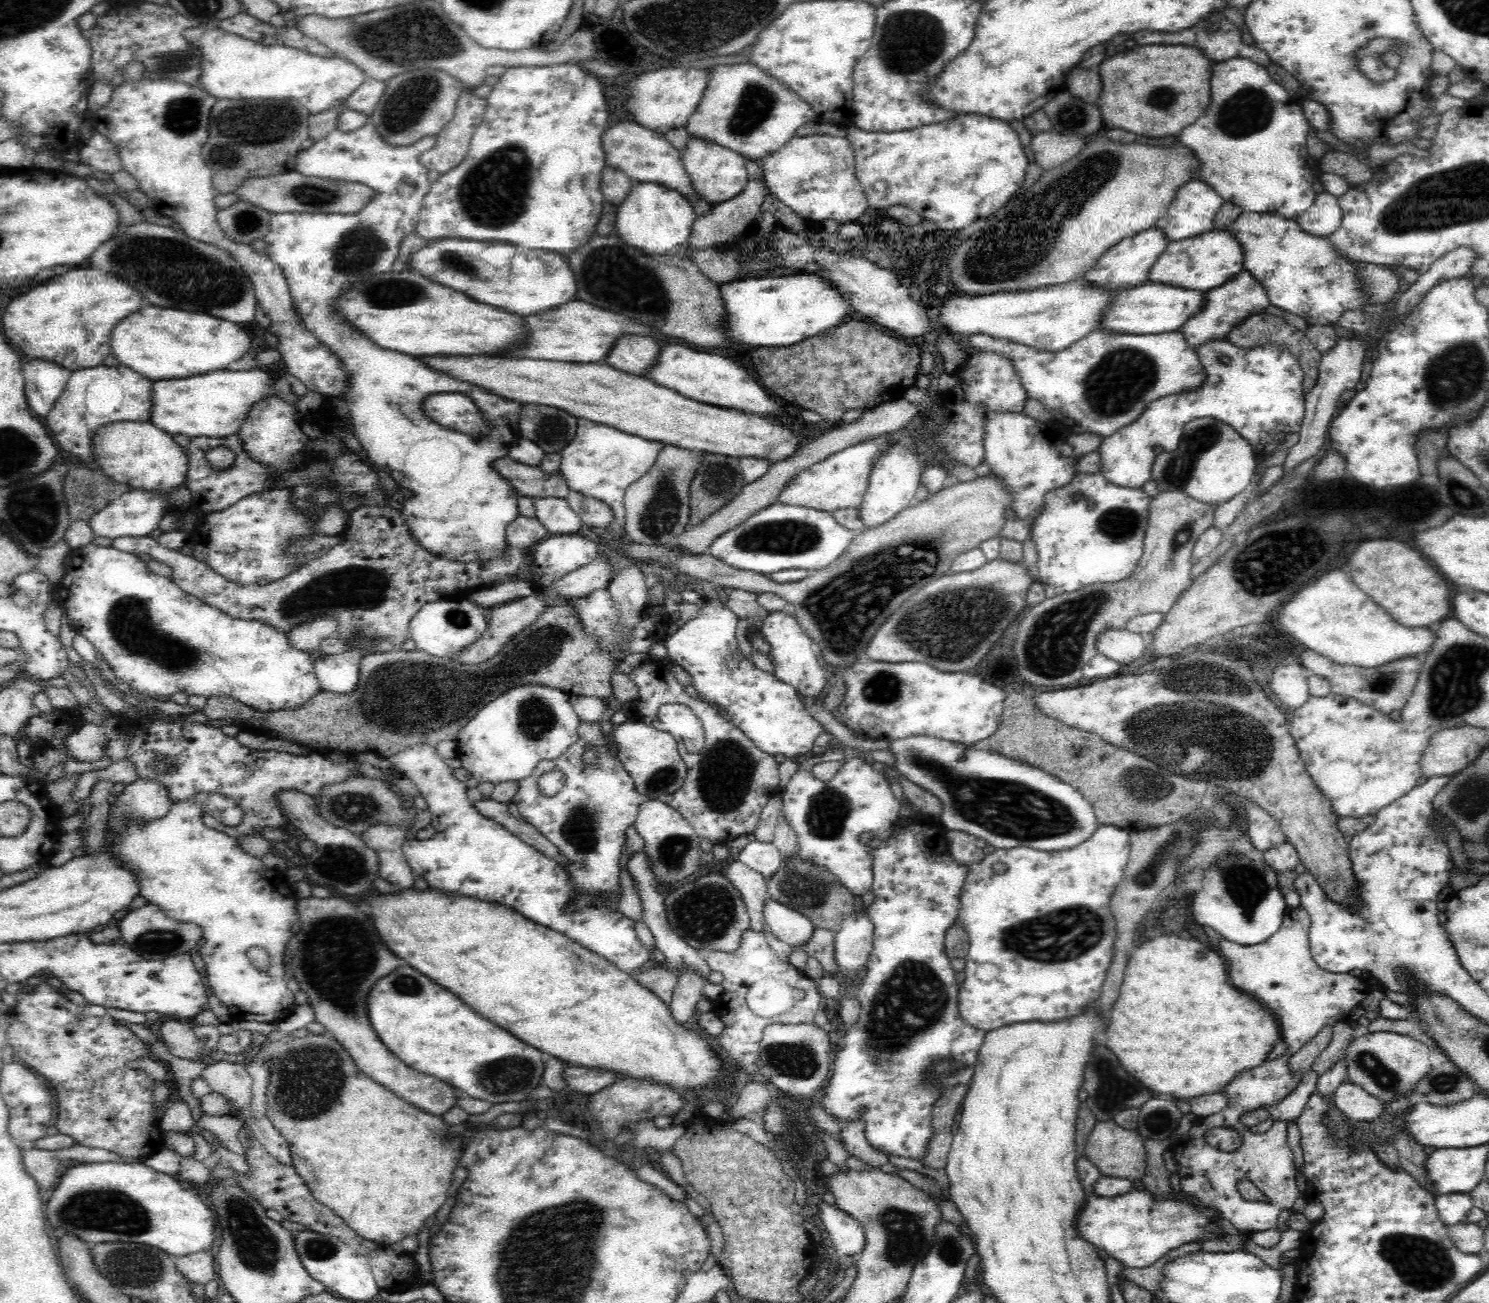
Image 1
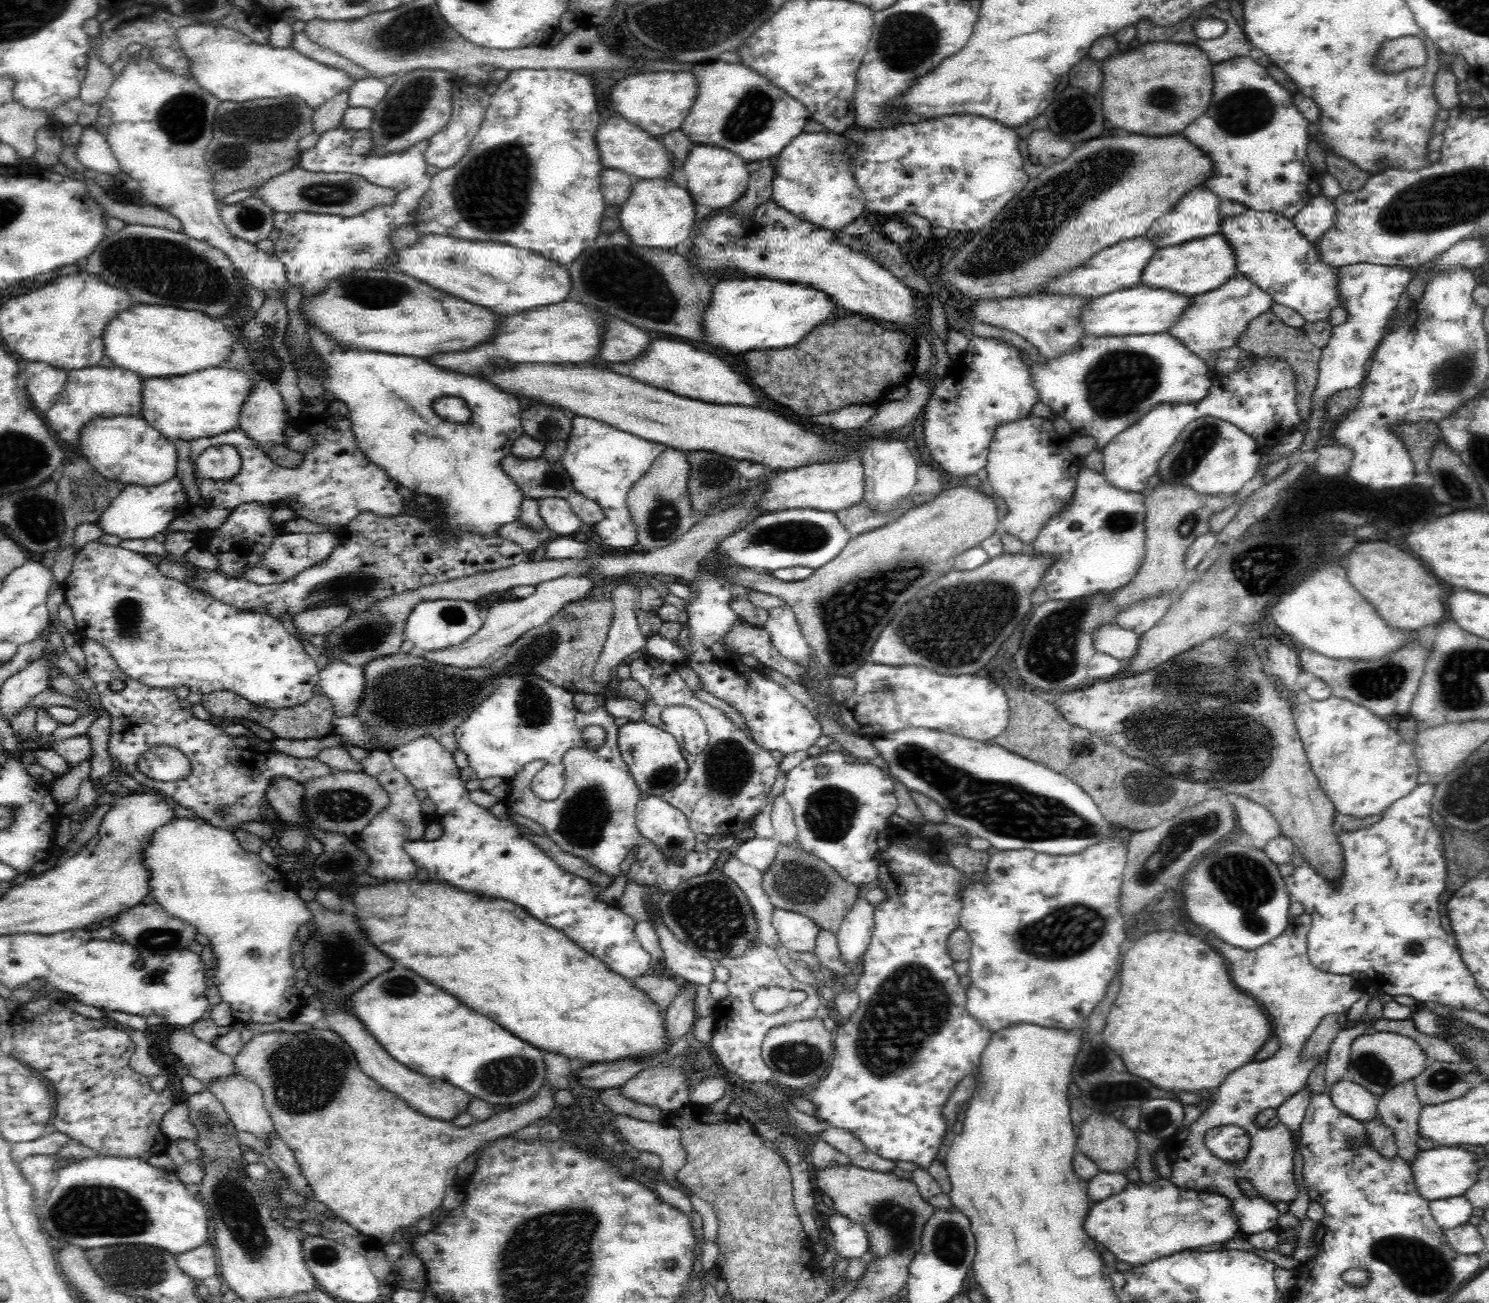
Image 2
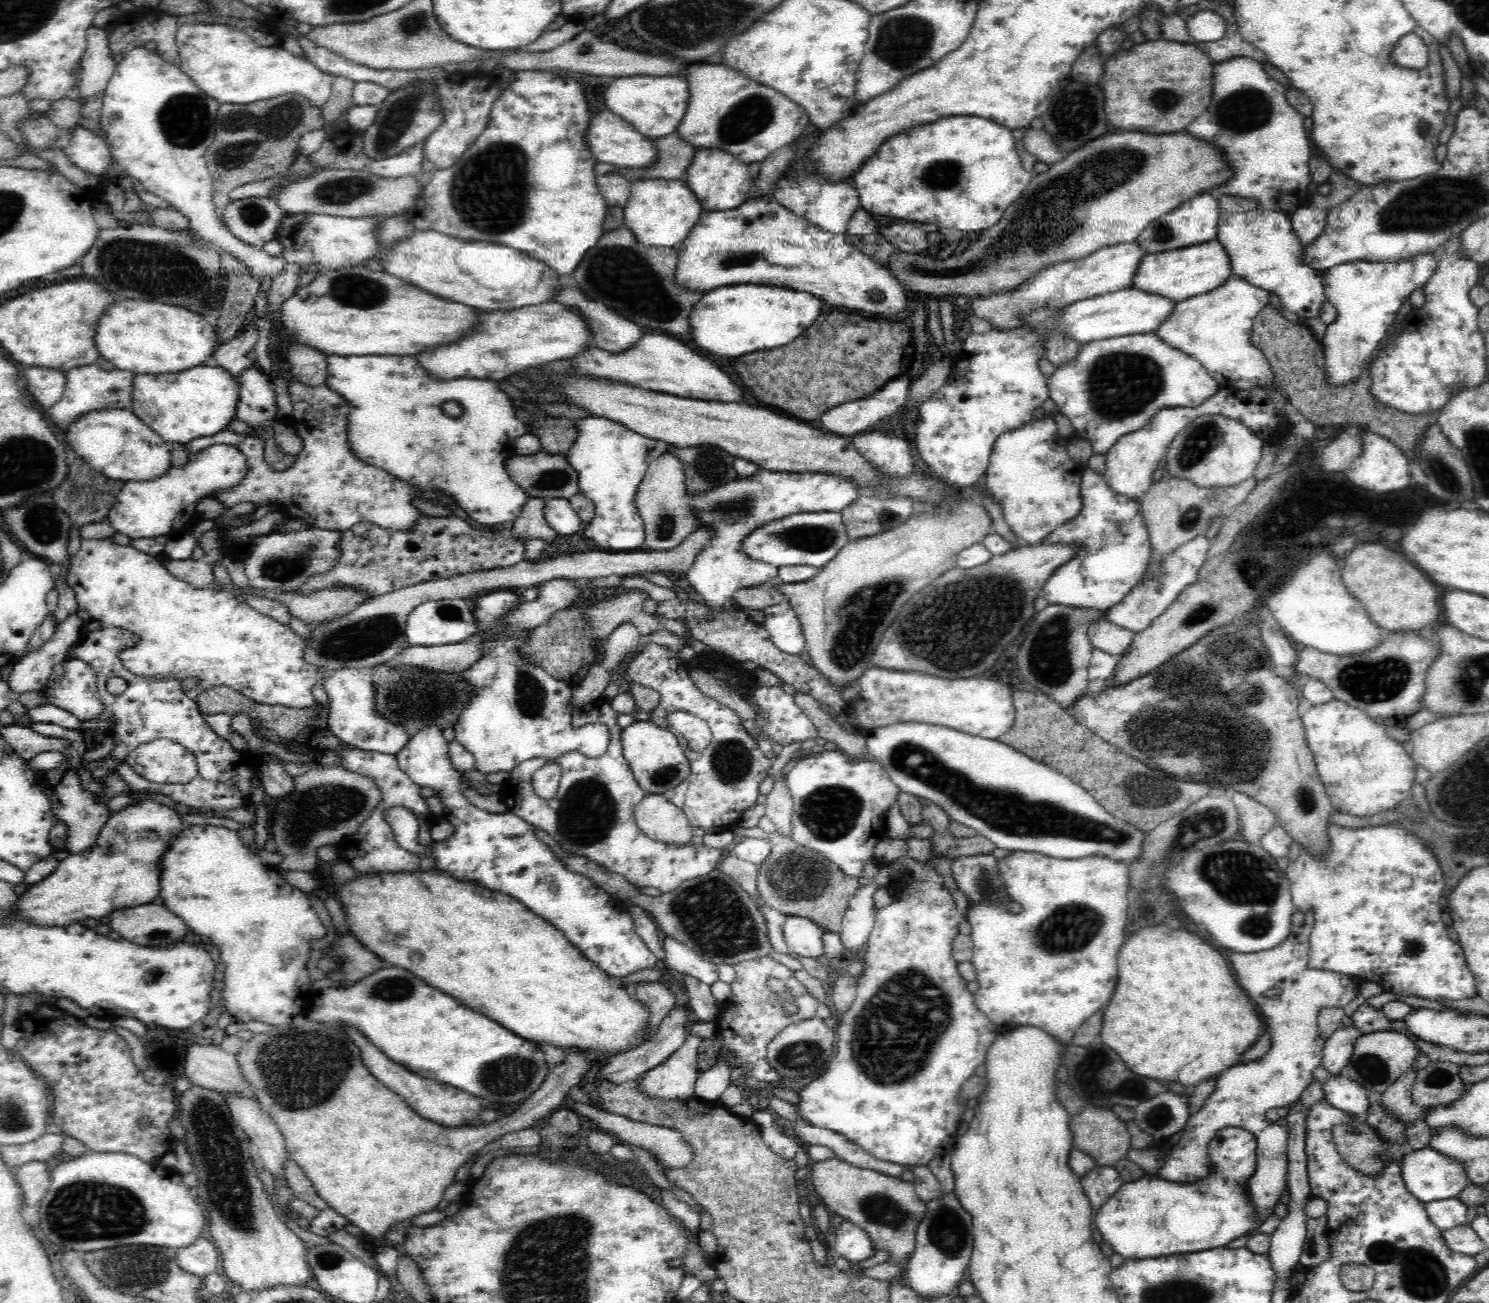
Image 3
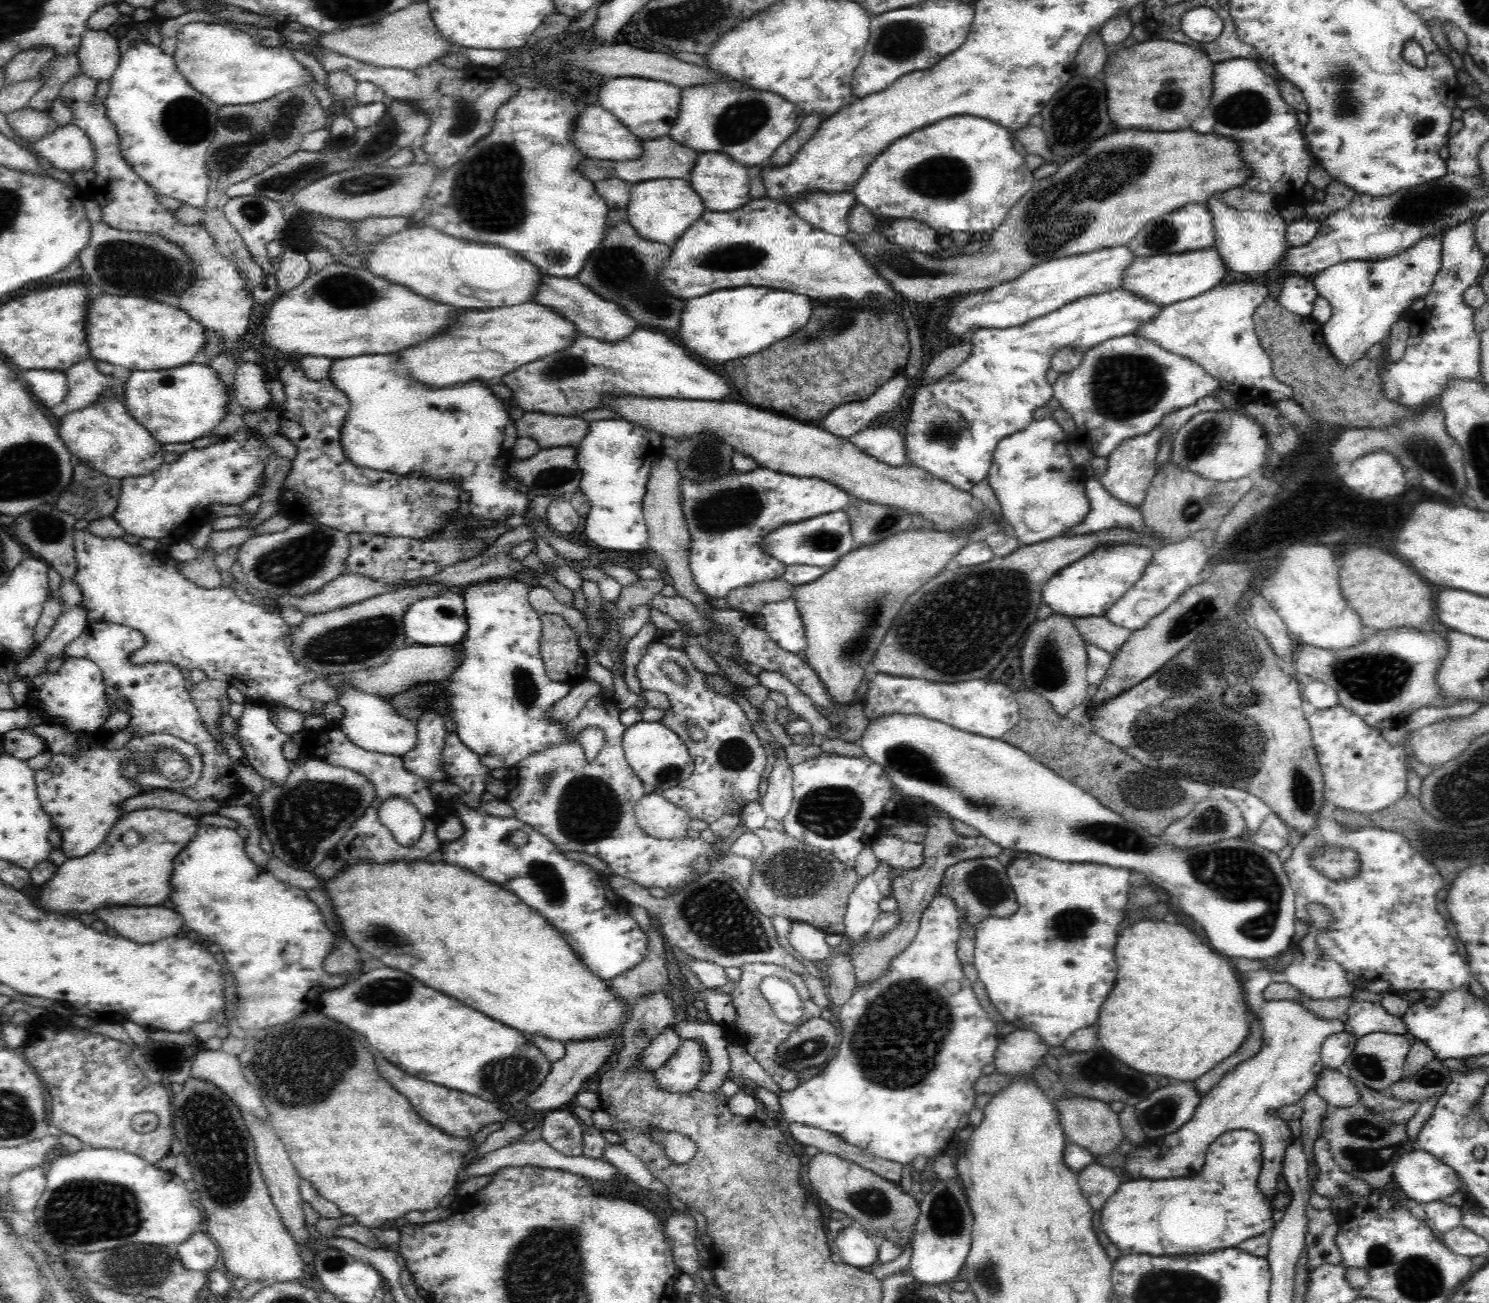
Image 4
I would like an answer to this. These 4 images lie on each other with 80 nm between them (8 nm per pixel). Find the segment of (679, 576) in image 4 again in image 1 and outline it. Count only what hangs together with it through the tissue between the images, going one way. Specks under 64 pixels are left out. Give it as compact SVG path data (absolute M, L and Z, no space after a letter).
M674 444L664 445L664 448L656 454L656 460L648 468L648 472L644 476L640 476L636 482L633 482L627 488L623 498L625 504L624 527L622 528L625 530L624 542L644 545L668 545L686 531L690 517L689 487L694 472L696 472L696 460L700 460L700 456L694 458L694 452L700 451L680 448Z

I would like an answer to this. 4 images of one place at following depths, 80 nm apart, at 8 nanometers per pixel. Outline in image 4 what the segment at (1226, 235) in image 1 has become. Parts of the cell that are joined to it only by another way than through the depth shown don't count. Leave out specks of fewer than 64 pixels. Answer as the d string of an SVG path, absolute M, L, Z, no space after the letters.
M1215 245L1198 251L1180 252L1178 255L1154 255L1134 257L1125 269L1121 287L1150 303L1164 307L1181 300L1204 294L1224 281L1227 266Z

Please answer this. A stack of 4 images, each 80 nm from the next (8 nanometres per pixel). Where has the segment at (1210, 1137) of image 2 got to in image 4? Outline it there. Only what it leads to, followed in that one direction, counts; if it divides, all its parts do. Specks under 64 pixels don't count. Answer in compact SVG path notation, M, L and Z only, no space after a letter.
M1238 1129L1226 1131L1208 1145L1205 1166L1194 1178L1144 1178L1122 1182L1112 1198L1106 1201L1106 1206L1101 1208L1100 1228L1123 1255L1144 1253L1150 1256L1204 1254L1222 1248L1234 1248L1244 1240L1269 1234L1275 1225L1272 1223L1271 1201L1263 1195L1258 1185L1263 1166L1261 1150L1257 1133Z

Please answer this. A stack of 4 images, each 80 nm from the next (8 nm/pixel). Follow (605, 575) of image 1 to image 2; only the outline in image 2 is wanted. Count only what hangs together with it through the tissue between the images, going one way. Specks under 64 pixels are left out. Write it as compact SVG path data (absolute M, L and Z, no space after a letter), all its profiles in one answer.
M592 573L588 575L565 575L555 580L537 584L531 596L524 599L514 599L500 604L496 604L488 610L486 619L483 621L481 629L458 646L448 647L444 650L430 651L424 654L424 658L433 663L445 664L455 668L484 667L495 658L500 652L518 640L524 632L530 628L544 624L548 618L552 617L564 604L576 603L586 597L594 588L594 578Z

